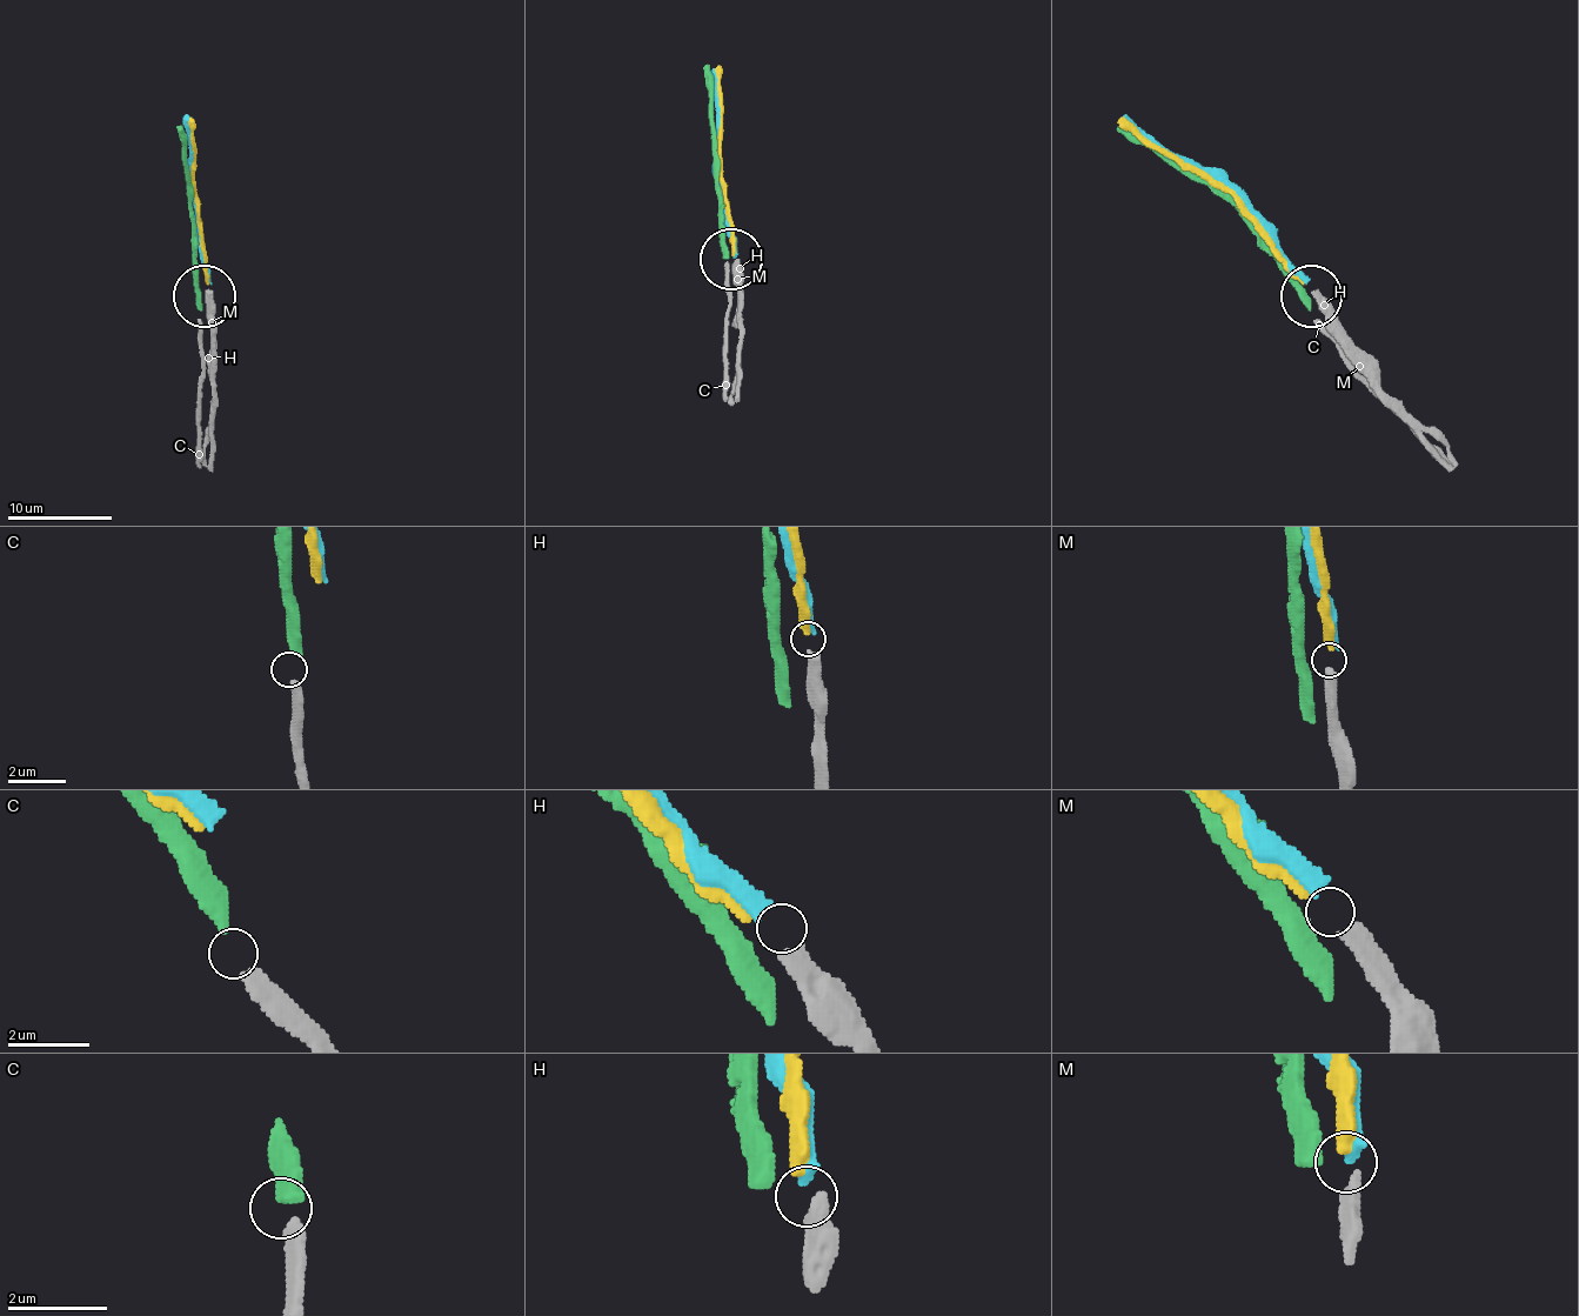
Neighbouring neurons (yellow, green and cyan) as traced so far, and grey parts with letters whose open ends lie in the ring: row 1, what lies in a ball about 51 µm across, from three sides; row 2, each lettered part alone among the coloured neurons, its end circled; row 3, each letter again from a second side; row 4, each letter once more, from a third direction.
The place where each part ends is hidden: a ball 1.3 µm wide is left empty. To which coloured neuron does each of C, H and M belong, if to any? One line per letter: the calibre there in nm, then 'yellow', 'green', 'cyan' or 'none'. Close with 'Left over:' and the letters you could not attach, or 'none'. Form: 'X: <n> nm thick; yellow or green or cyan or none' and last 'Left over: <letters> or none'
C: 360 nm thick; none
H: 400 nm thick; cyan
M: 320 nm thick; yellow
Left over: C

